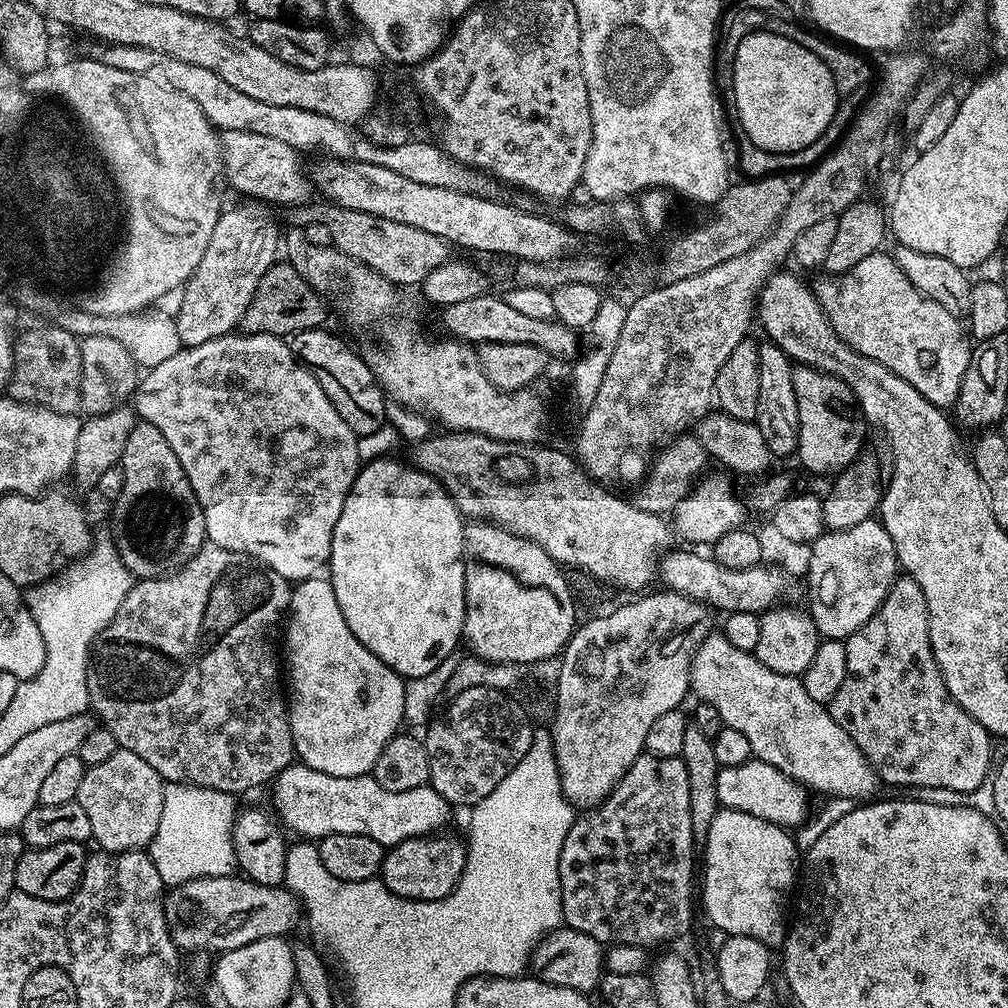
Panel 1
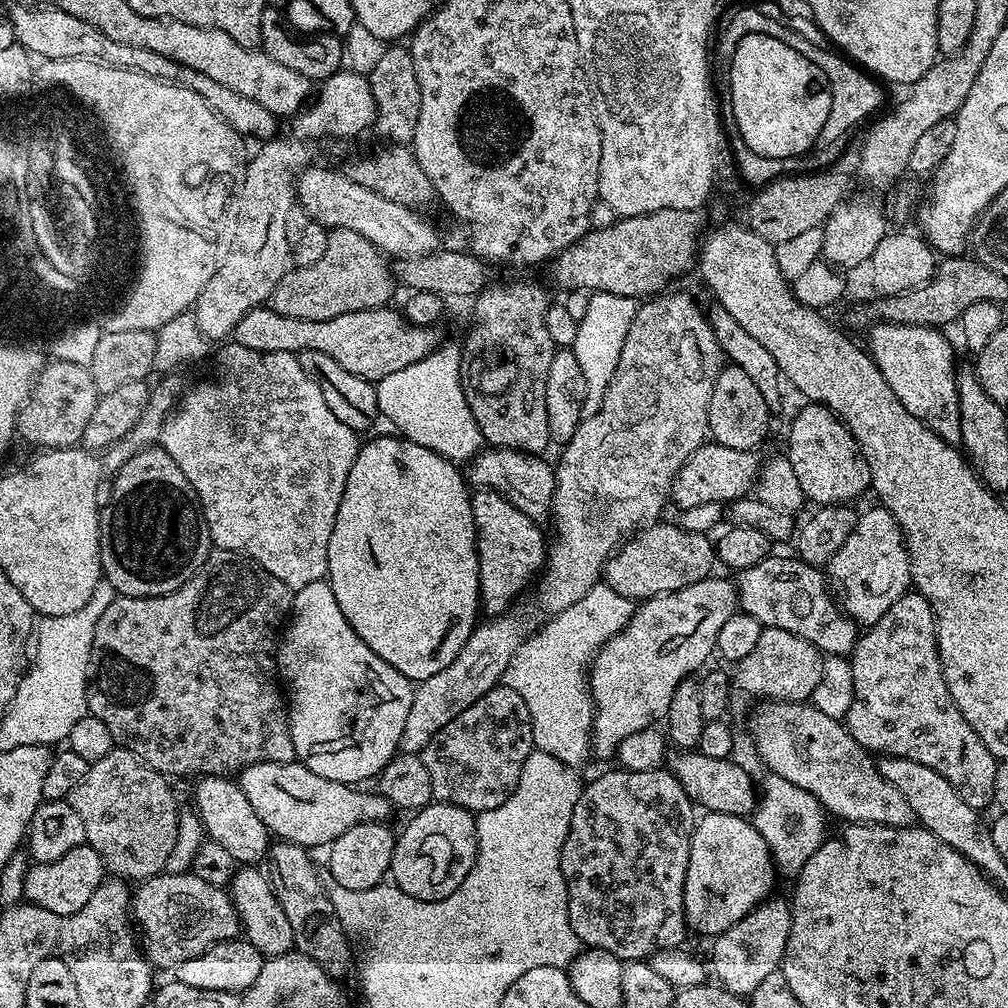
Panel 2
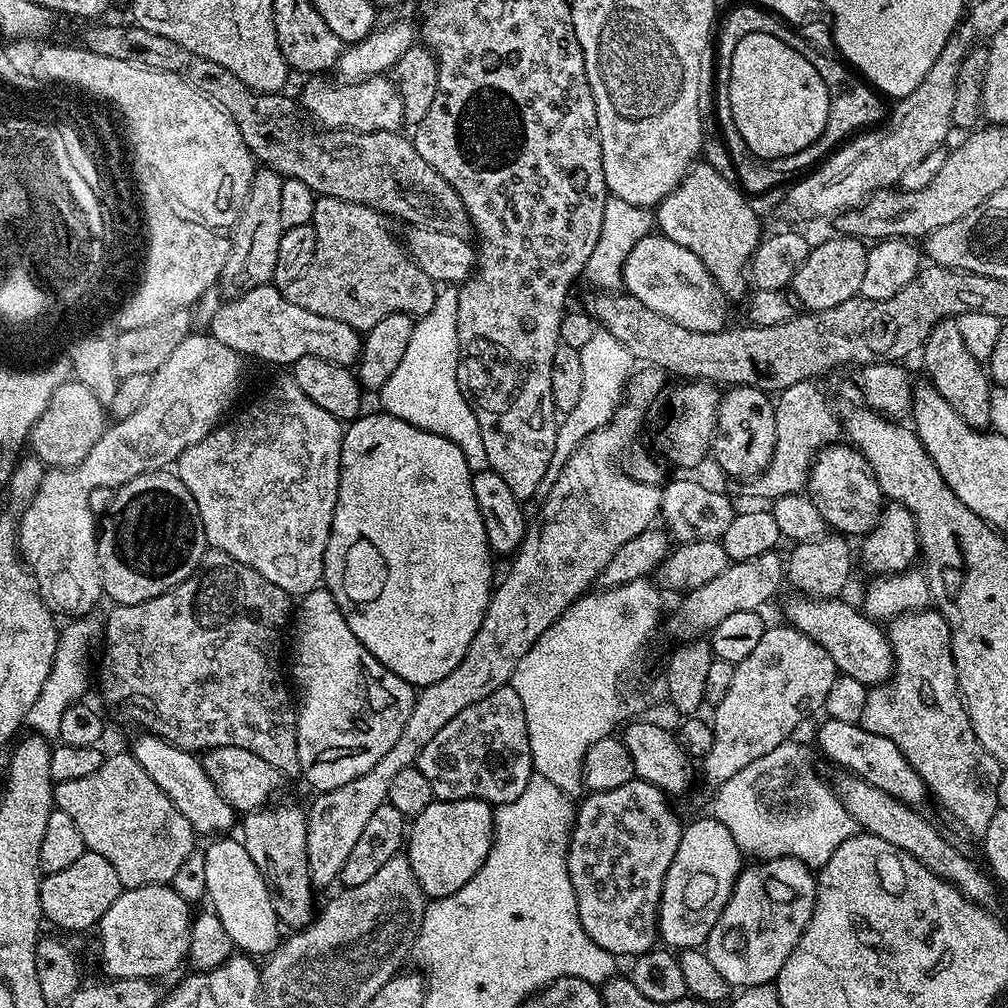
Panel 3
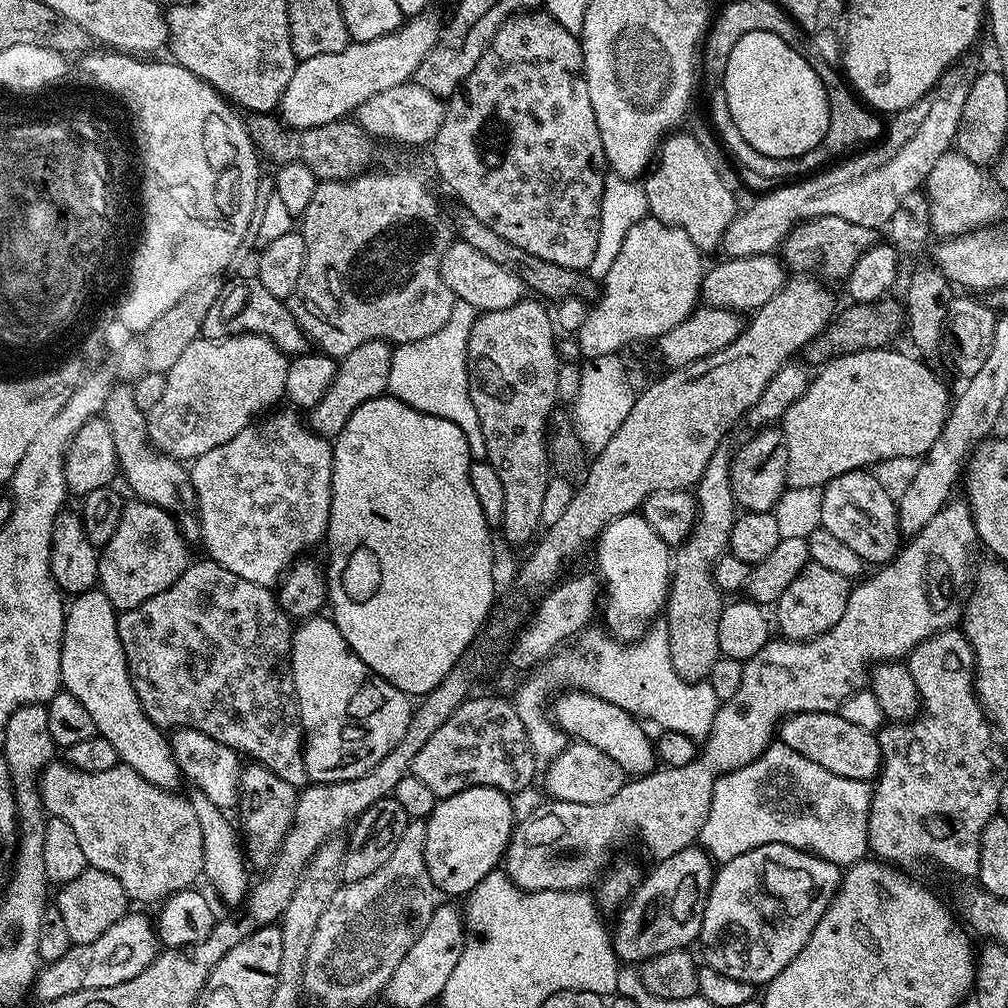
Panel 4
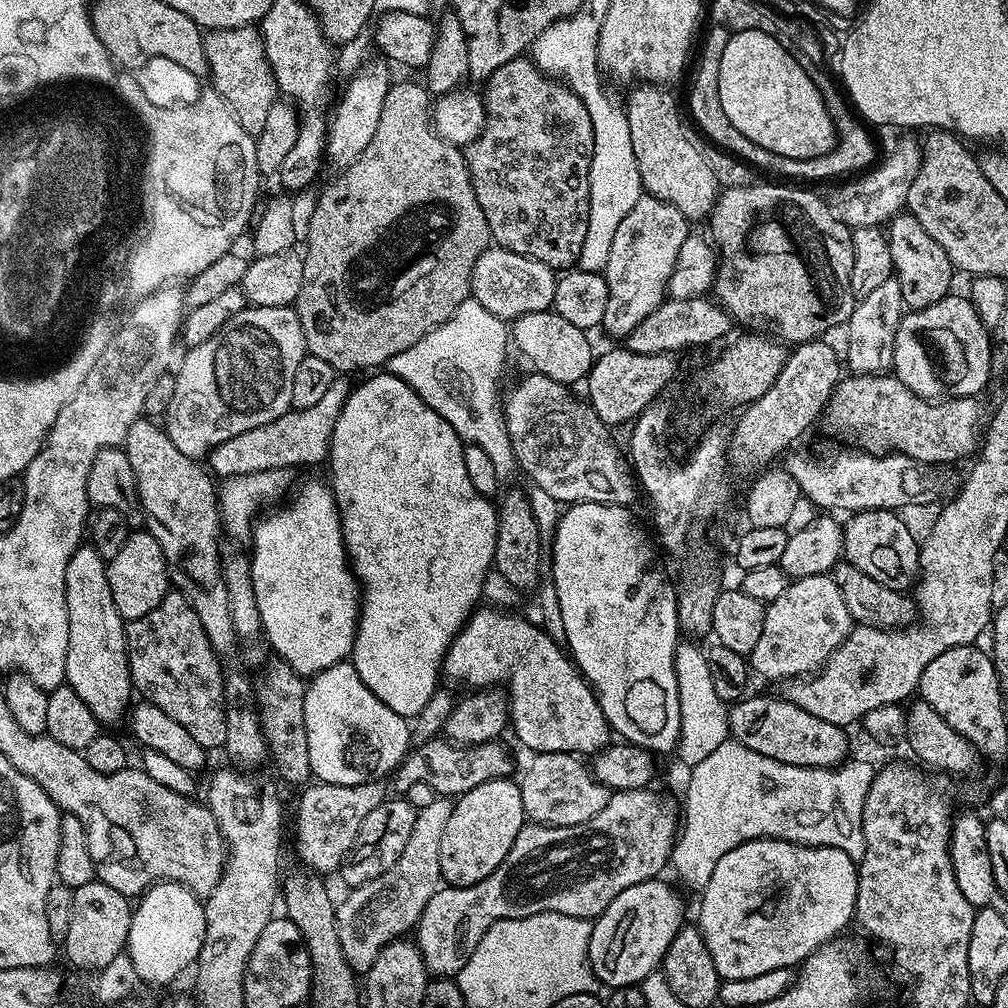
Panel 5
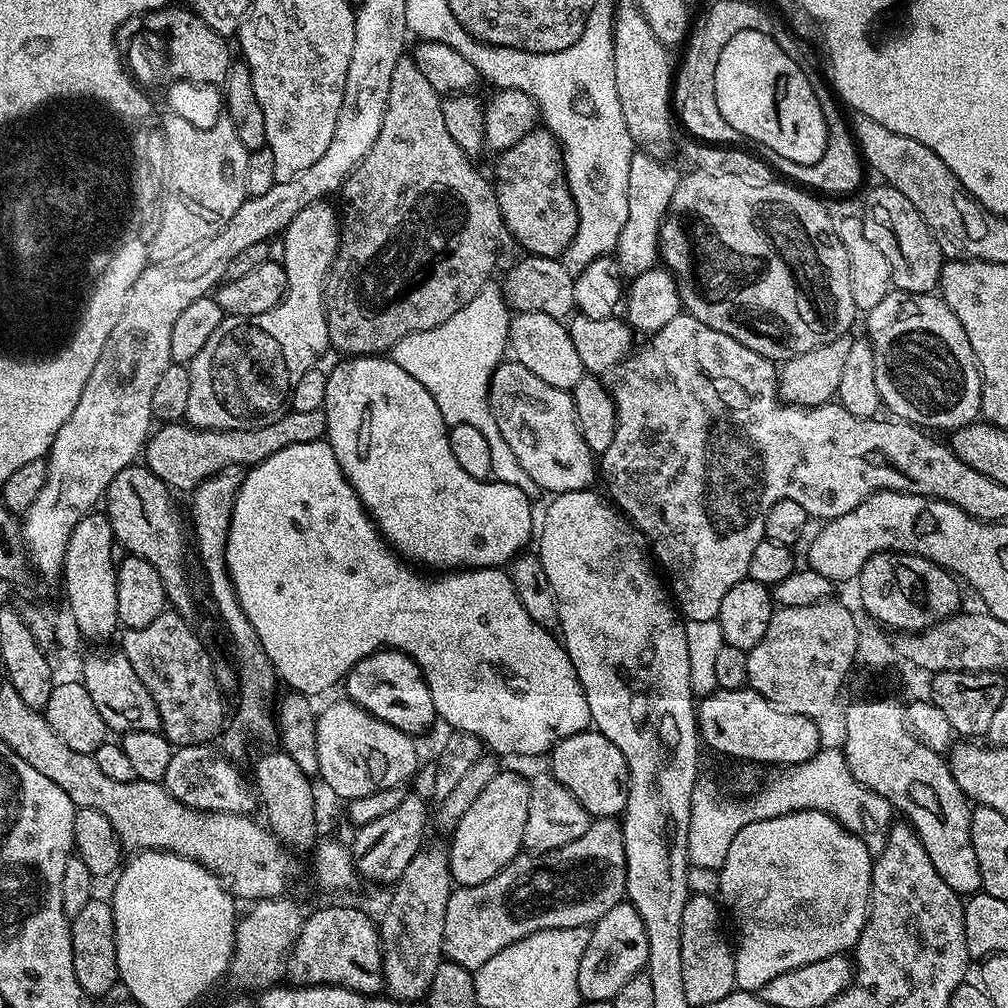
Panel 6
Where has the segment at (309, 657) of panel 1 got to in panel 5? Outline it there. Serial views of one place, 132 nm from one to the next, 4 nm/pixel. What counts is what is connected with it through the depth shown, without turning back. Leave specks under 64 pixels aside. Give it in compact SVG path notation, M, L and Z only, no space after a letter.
M351 662L330 666L307 681L304 690L304 717L312 774L321 784L358 786L371 780L383 781L383 776L391 777L400 767L413 743L409 721L394 714L394 710L390 710L390 706L386 706L378 694L368 689L366 682L358 678L358 670Z

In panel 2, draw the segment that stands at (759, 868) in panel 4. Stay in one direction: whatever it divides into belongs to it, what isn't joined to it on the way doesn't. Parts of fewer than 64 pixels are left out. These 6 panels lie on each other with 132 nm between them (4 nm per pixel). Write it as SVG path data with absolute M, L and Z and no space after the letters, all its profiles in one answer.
M787 899L770 900L756 904L752 911L747 912L734 926L730 926L711 941L711 971L727 991L735 992L744 998L763 982L769 974L774 974L782 964L786 942L790 938L792 910Z

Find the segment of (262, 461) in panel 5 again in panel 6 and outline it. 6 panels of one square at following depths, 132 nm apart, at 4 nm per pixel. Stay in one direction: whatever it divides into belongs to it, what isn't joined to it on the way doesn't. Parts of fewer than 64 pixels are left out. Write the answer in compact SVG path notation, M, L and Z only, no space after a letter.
M321 410L287 411L278 422L270 422L270 426L258 426L246 430L213 430L212 428L193 428L187 422L168 422L149 435L143 449L142 460L169 489L177 493L191 493L202 481L219 471L230 467L245 470L254 464L260 464L270 454L278 454L278 450L286 450L286 446L294 446L298 442L314 442L325 439L328 427Z

